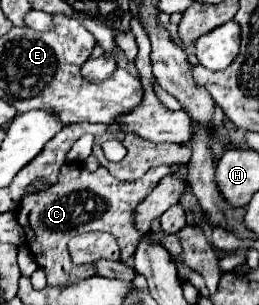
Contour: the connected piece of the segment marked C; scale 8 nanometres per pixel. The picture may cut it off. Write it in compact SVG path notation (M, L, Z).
M67 162L61 168L59 184L39 192L35 196L25 196L17 210L17 222L25 230L25 240L33 252L37 264L47 272L47 284L59 286L59 282L79 282L87 276L95 276L93 264L73 264L69 258L67 242L79 232L109 232L117 238L121 248L121 262L129 260L139 244L139 234L131 226L135 206L157 186L157 182L179 166L159 166L149 170L143 178L133 182L119 182L105 168L95 172L83 170L77 162Z

